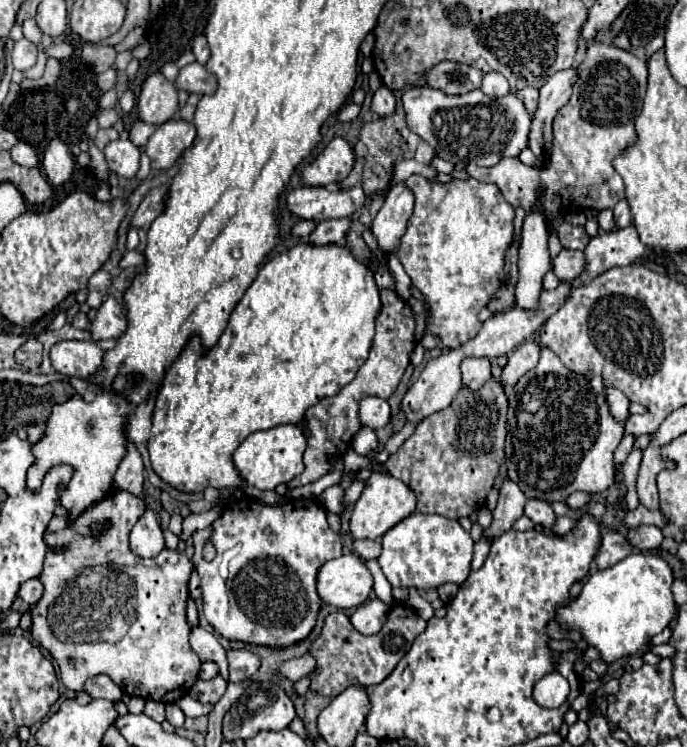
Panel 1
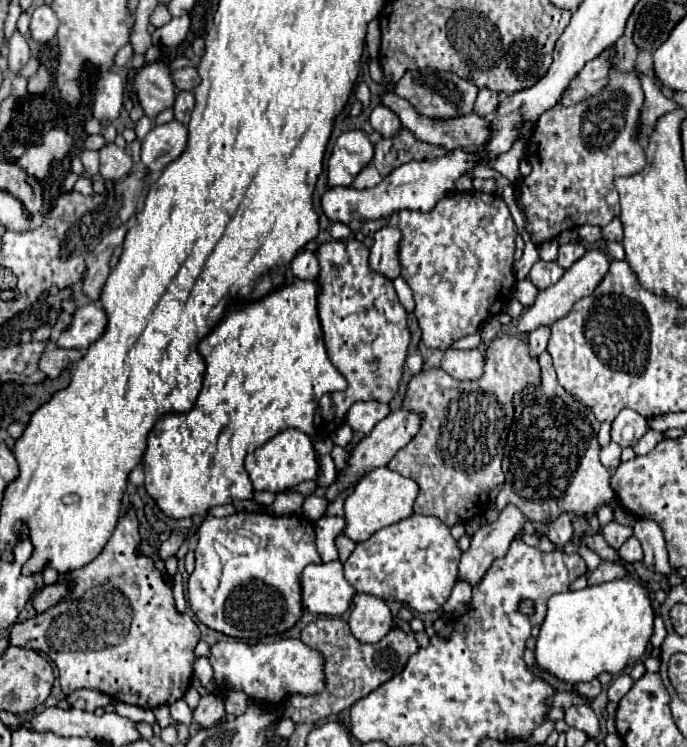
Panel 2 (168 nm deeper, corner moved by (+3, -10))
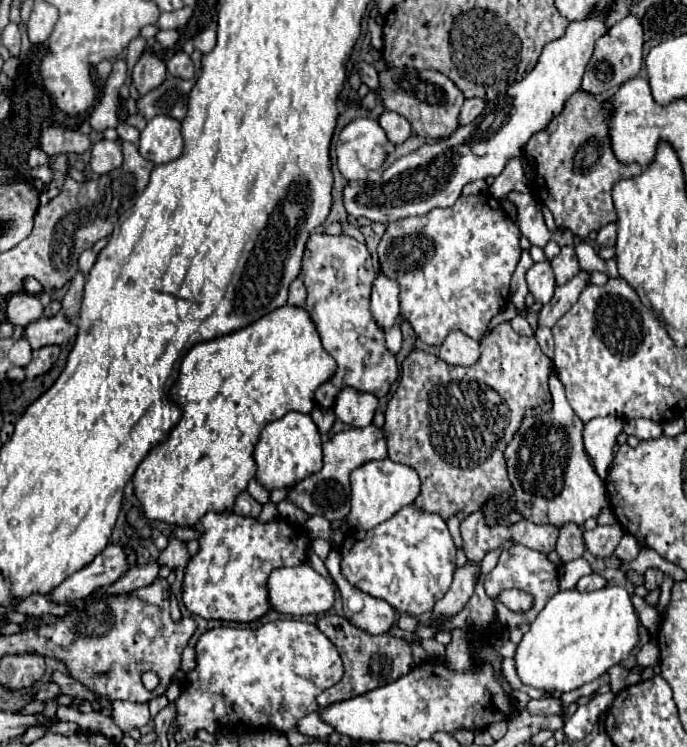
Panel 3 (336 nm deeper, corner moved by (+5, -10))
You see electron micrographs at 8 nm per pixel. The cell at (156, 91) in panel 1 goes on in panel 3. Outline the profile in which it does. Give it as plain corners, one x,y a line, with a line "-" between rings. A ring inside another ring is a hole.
145,51
139,57
139,61
135,63
135,67
131,71
131,79
133,79
135,89
143,95
143,93
155,89
159,83
163,83
163,79
165,79
165,63
157,55

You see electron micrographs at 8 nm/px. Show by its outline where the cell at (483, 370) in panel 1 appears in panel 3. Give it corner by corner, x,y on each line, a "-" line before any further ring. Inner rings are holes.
451,331
439,347
439,357
445,363
469,367
479,359
479,343
461,331

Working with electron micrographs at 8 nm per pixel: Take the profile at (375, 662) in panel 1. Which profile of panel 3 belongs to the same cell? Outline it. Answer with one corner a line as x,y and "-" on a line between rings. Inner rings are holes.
323,615
317,621
317,627
339,647
339,655
341,655
343,665
345,665
343,679
339,683
335,683
333,687
325,689
317,697
317,703
321,709
331,705
331,703
345,701
345,699
357,697
361,693
367,693
371,689
377,689
381,685
393,683
413,669
411,645
405,643
403,639
395,639
395,637
389,637
385,633
383,635
369,635
339,615

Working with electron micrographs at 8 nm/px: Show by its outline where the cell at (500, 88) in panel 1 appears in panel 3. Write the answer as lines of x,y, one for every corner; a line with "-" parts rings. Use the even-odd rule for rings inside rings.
465,99
463,107
461,107
461,113
459,113
459,125
467,125
471,123
485,107
485,101
483,99

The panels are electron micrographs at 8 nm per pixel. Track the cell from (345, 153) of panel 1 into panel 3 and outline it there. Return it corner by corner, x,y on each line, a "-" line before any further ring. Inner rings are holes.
363,117
363,119
355,119
351,121
339,135
339,143
337,143
337,165
339,165
339,171
343,173
343,177
349,181
349,183
355,183
355,181
367,181
367,175
369,171
373,169
379,169
385,159
387,159
387,135
383,131
383,127
379,125
377,119
369,119
369,117

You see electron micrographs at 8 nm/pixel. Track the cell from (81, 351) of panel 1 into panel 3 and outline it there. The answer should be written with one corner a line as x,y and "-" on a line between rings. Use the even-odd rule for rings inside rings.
49,345
49,347
41,347
33,351
33,359
29,365
25,365
25,375
27,379
33,379
37,375
43,375
51,369
51,365
57,361
59,357
59,347
57,345

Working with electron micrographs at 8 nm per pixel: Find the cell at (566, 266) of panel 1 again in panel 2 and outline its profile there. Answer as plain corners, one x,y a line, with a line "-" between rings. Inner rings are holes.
537,261
529,273
529,279
537,285
537,289
545,289
555,285
561,277
563,277
565,269
557,263
545,263
545,261

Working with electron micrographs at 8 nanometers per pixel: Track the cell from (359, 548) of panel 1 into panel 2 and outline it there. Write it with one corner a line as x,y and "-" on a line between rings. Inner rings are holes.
339,535
339,537
337,537
337,549
339,549
339,559
341,559
341,563
345,563
347,557
355,551
355,543
353,543
349,537

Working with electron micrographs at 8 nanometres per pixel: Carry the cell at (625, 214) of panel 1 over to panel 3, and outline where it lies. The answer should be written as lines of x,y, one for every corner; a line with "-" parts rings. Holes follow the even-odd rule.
609,223
609,225
601,227
599,233
597,233
597,239
595,239
595,243
599,247
615,247
615,241
617,241
617,227
615,227
615,223

